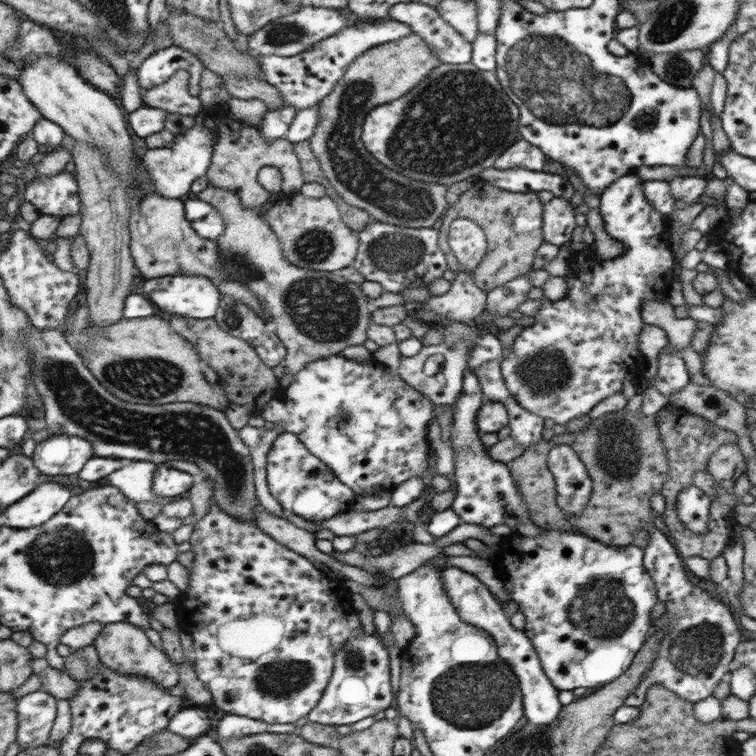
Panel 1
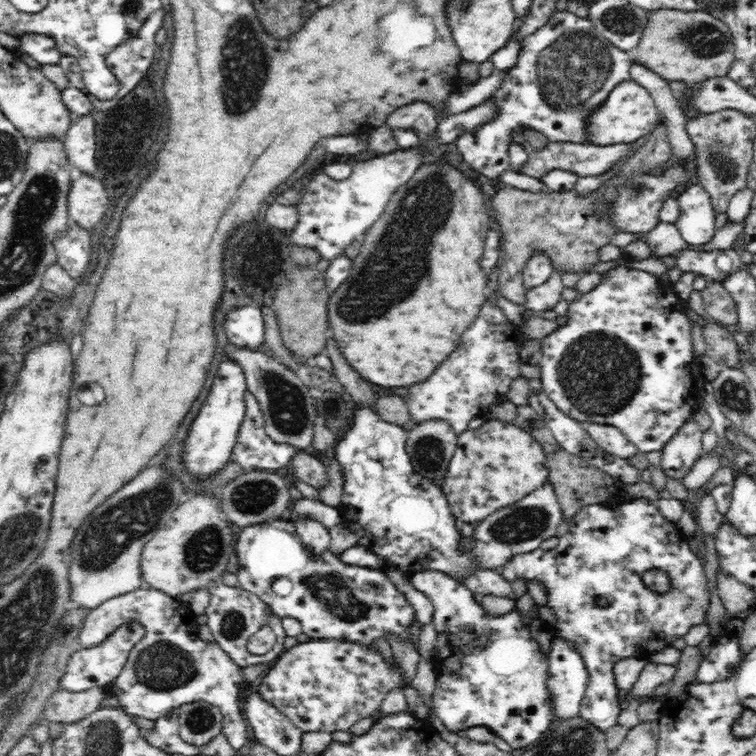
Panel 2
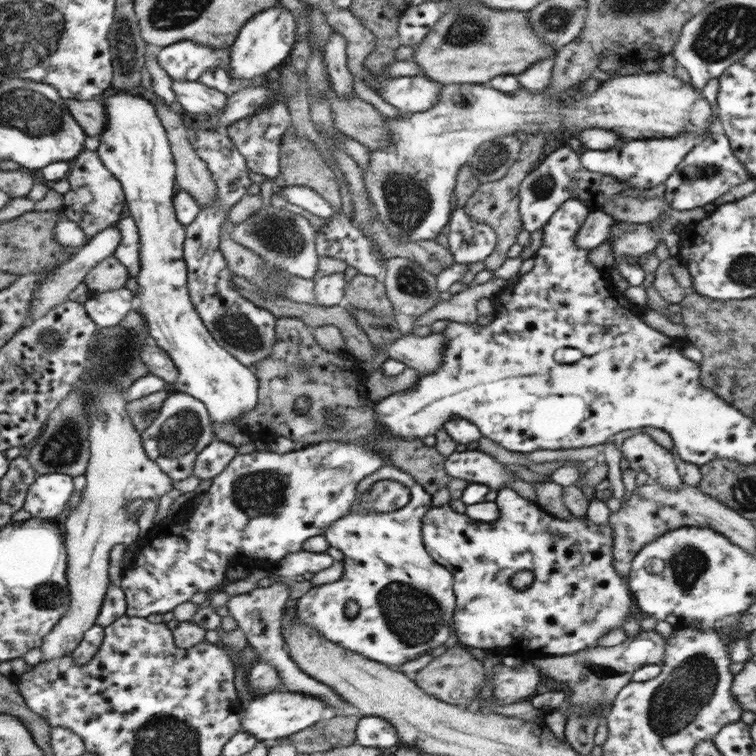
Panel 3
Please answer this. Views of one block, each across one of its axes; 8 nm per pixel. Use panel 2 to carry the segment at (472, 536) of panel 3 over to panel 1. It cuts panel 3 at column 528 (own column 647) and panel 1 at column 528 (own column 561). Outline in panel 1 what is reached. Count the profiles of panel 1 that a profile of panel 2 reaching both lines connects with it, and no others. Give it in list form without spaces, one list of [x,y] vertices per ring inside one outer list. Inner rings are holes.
[[[544,529],[544,533],[538,537],[520,536],[514,540],[508,536],[507,541],[500,542],[496,546],[496,561],[490,563],[498,571],[498,577],[504,581],[504,589],[510,595],[510,599],[516,601],[524,616],[526,616],[526,627],[523,631],[534,643],[535,651],[542,661],[542,668],[547,676],[554,682],[554,685],[560,691],[573,691],[575,688],[596,688],[596,686],[605,686],[614,682],[620,675],[626,674],[630,670],[632,658],[638,654],[638,650],[644,647],[644,638],[646,632],[650,630],[650,612],[652,606],[656,604],[656,595],[658,588],[655,581],[652,580],[651,573],[647,571],[645,563],[646,551],[638,546],[629,545],[626,547],[616,547],[615,545],[604,545],[602,541],[592,540],[590,537],[583,536],[579,531],[560,531],[553,529]]]

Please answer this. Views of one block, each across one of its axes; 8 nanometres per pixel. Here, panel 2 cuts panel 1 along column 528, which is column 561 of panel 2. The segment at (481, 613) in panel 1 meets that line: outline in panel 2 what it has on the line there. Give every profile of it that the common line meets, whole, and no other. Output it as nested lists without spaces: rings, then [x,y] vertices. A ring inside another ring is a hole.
[[[553,638],[548,661],[547,688],[554,700],[556,720],[578,717],[589,681],[582,653],[570,641]]]

